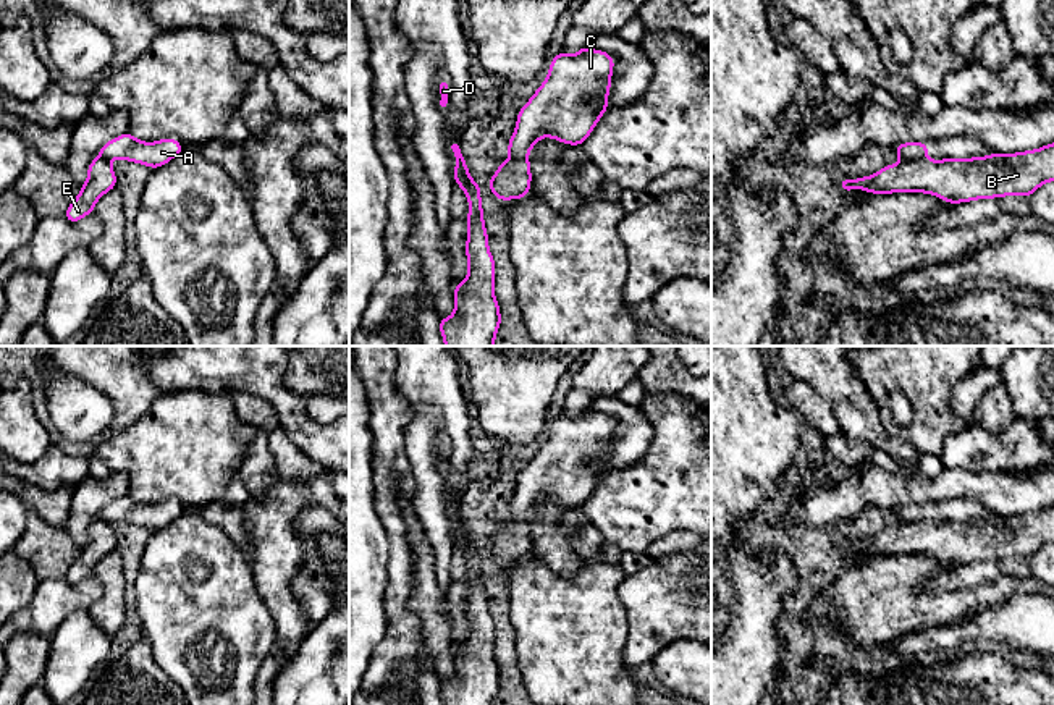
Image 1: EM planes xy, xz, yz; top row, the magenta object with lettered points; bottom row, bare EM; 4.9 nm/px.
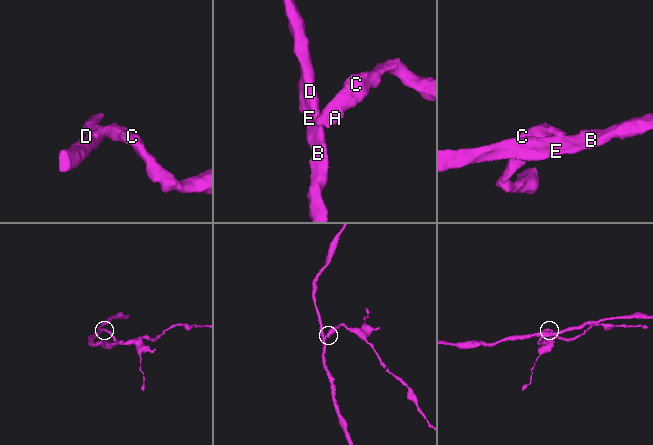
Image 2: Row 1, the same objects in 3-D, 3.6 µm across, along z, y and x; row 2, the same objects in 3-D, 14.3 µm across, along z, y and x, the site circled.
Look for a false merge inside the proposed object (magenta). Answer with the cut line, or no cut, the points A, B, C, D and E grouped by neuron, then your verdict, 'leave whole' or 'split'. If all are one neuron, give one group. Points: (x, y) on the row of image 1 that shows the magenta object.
cut yz (923, 157), (902, 160); groups A C / B D E; split

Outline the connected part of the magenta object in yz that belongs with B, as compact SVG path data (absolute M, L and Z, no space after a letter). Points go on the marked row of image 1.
M1054 142L1035 150L972 158L902 160L873 176L841 179L839 188L873 194L923 192L960 204L1004 196L1028 197L1054 181Z

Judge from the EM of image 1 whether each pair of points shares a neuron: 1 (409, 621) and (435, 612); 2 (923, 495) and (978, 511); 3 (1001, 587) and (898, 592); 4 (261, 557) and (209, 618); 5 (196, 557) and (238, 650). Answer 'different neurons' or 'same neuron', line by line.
1: different neurons
2: different neurons
3: same neuron
4: different neurons
5: same neuron

